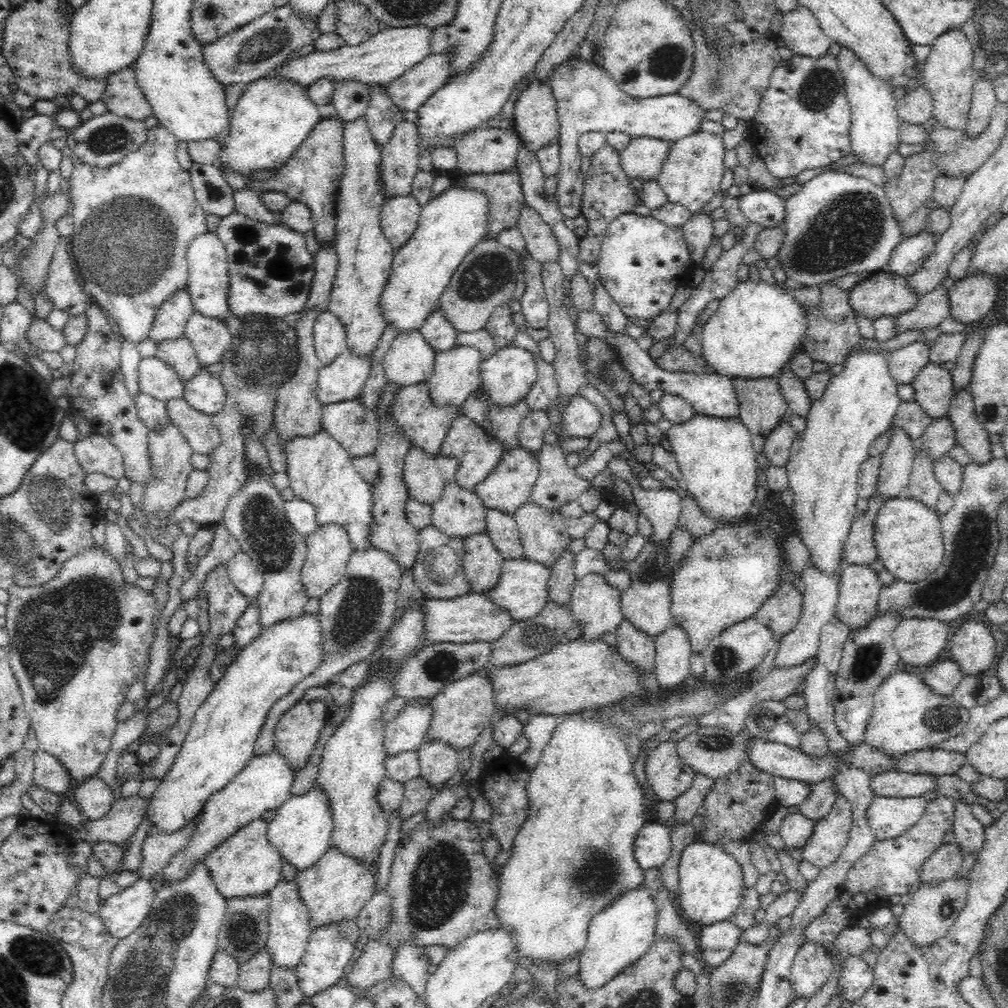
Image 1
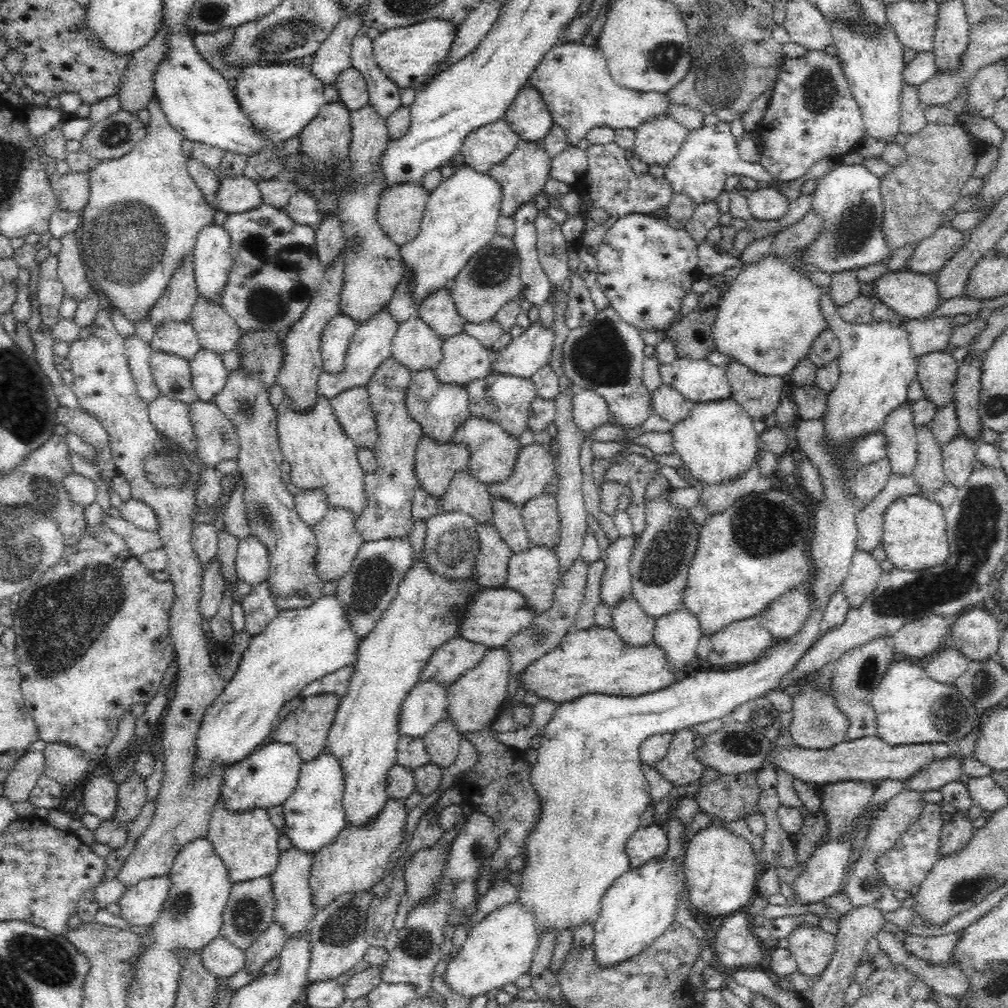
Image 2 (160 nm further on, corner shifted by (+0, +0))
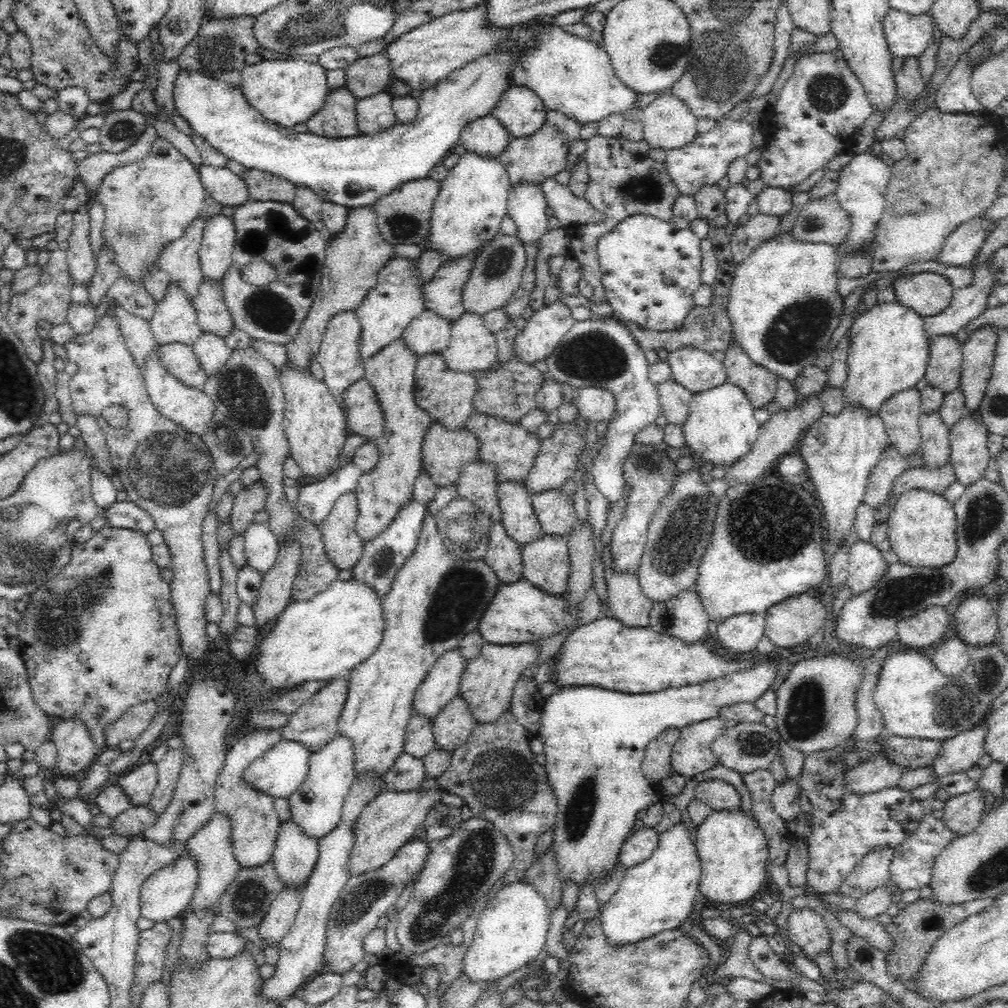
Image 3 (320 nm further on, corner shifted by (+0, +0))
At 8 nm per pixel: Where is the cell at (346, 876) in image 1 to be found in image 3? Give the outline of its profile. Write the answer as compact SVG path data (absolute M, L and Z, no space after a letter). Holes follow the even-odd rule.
M440 787L433 789L420 788L416 790L404 790L398 792L397 790L386 789L382 791L375 799L372 799L368 805L362 809L362 814L356 820L356 828L353 834L353 849L349 854L348 870L350 876L352 874L362 874L362 872L370 872L376 870L380 866L386 864L399 848L402 848L406 842L412 838L418 830L418 827L423 826L426 816L430 814L432 807L442 802L442 794L444 790Z

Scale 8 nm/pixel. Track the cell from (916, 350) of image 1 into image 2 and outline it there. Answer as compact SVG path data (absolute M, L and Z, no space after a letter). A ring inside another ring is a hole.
M939 315L933 318L924 319L908 319L905 322L908 333L910 333L910 347L912 347L912 353L915 356L922 357L924 354L939 352L945 350L952 338L954 332L953 328L956 325L952 325L952 320L955 316Z

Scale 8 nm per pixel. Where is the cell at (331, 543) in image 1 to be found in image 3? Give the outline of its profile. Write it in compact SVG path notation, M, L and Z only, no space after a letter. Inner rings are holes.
M355 491L346 492L318 526L329 561L341 570L353 568L363 555L365 541L355 529L358 515L357 494Z

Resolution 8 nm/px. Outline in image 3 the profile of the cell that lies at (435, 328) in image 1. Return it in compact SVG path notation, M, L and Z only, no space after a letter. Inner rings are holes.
M480 250L443 264L432 280L424 285L425 308L448 320L455 321L460 318L465 310L462 291L472 276L478 254Z

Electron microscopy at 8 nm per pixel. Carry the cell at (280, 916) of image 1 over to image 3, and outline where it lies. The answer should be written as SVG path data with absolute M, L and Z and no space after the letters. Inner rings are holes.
M292 818L280 824L271 855L276 872L285 885L306 886L319 857L319 839L306 835Z

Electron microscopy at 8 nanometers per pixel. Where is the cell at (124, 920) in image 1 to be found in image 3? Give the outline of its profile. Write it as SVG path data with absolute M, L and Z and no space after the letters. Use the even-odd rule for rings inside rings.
M187 851L182 856L178 856L172 864L150 874L141 886L139 896L141 916L149 918L155 923L178 917L188 908L192 900L198 884L198 875L197 860Z

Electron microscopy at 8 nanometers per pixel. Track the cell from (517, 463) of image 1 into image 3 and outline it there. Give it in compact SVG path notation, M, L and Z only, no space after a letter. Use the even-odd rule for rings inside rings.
M559 422L555 425L554 432L541 440L540 450L536 455L532 470L528 478L523 481L530 494L536 494L548 490L560 489L577 472L577 464L581 453L586 446L584 429L578 429L574 422Z

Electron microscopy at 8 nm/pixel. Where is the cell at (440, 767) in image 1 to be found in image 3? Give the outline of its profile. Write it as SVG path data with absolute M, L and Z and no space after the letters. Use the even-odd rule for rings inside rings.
M458 694L433 720L436 747L452 752L461 748L470 738L475 722L468 702Z

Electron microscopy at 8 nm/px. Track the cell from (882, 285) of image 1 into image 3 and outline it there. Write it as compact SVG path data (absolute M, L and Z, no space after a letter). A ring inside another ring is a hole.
M936 272L908 274L893 284L896 300L924 317L941 313L953 297L950 280Z

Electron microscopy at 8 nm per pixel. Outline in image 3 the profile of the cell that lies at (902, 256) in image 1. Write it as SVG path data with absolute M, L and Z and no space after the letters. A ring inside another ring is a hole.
M982 216L964 222L948 234L944 248L937 254L938 262L955 267L969 266L982 250L988 234L992 234L998 224L1000 221L990 221Z

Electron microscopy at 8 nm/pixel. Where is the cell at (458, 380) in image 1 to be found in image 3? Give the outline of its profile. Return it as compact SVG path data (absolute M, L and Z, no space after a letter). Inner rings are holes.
M464 310L458 320L453 321L452 336L448 349L443 353L444 360L452 370L473 372L474 370L487 370L496 362L497 338L486 328L482 314L474 314Z

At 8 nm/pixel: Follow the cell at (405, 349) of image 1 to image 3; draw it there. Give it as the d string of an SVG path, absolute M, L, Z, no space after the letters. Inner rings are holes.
M424 309L403 330L404 341L418 357L429 353L444 353L452 336L453 321L433 310Z

